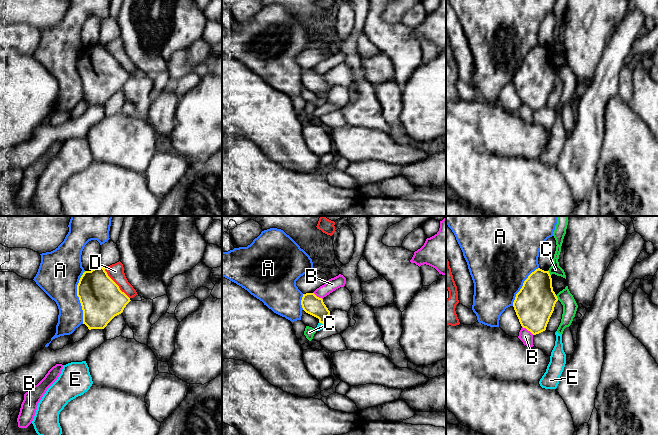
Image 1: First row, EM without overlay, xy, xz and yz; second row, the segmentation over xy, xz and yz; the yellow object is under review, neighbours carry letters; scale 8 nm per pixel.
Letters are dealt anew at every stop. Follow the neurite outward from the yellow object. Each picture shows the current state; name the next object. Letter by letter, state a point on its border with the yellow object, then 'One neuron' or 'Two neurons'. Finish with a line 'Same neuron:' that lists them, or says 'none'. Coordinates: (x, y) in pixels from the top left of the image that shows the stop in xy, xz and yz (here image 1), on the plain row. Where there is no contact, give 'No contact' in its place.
A: Touches yellow at xy (80, 77). Two neurons
B: Touches yellow at yz (528, 106). Two neurons
C: Touches yellow at yz (549, 49). Two neurons
D: Touches yellow at xy (115, 59). Two neurons
E: Touches yellow at xz (322, 99). One neuron
Same neuron: E

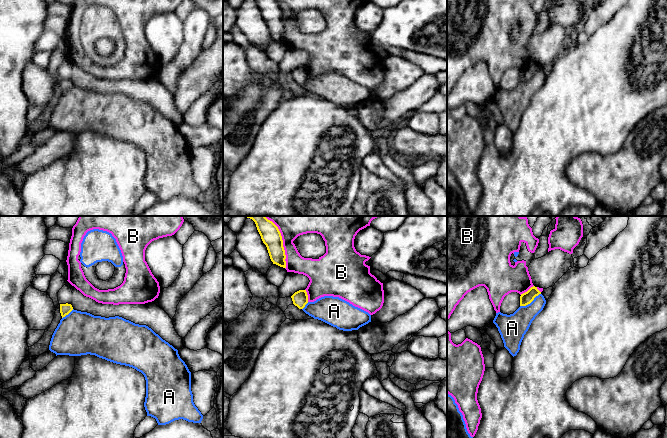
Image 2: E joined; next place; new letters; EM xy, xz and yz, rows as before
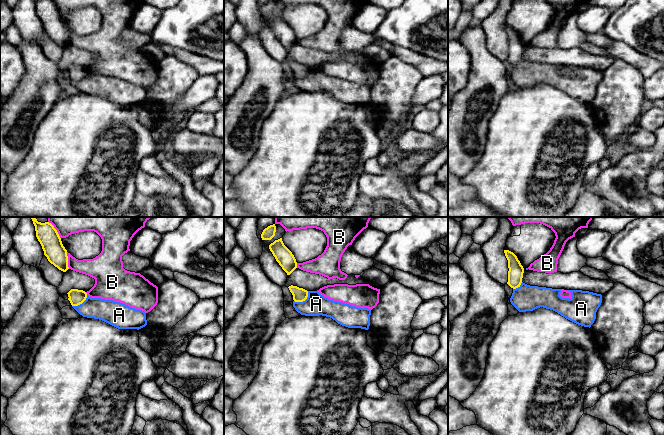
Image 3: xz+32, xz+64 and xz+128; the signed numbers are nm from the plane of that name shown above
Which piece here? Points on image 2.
A: Touches yellow at yz (530, 78). Two neurons
B: Touches yellow at xz (282, 22). Two neurons
Same neuron: none

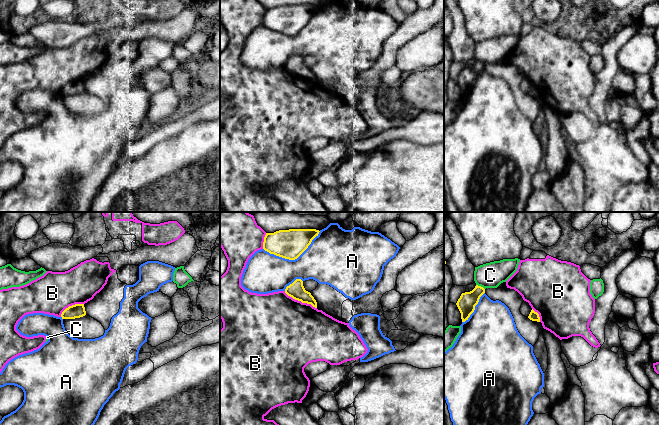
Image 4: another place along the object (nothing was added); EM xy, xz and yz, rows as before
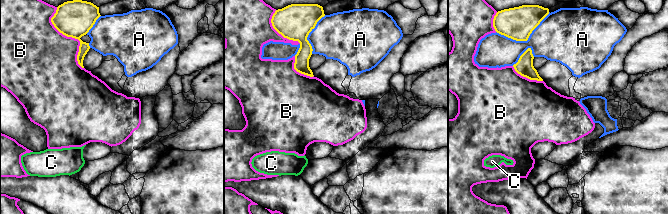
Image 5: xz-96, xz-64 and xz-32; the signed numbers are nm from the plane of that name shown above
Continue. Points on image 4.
A: Touches yellow at xz (293, 35). Two neurons
B: Touches yellow at xz (300, 76). One neuron
C: Touches yellow at yz (480, 62). Two neurons
Same neuron: B

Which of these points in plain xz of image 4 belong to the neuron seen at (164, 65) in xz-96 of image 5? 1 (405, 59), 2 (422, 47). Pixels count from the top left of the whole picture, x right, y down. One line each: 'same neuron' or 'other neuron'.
1: other neuron
2: other neuron

